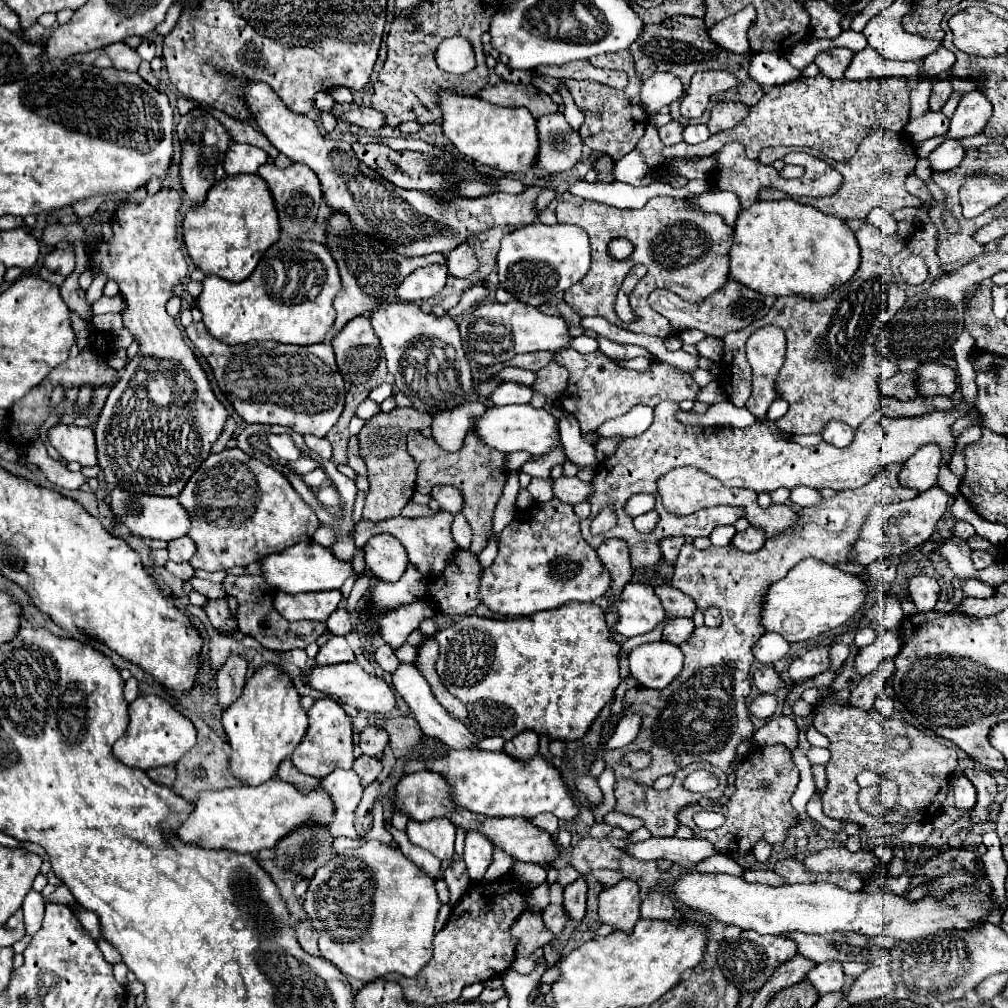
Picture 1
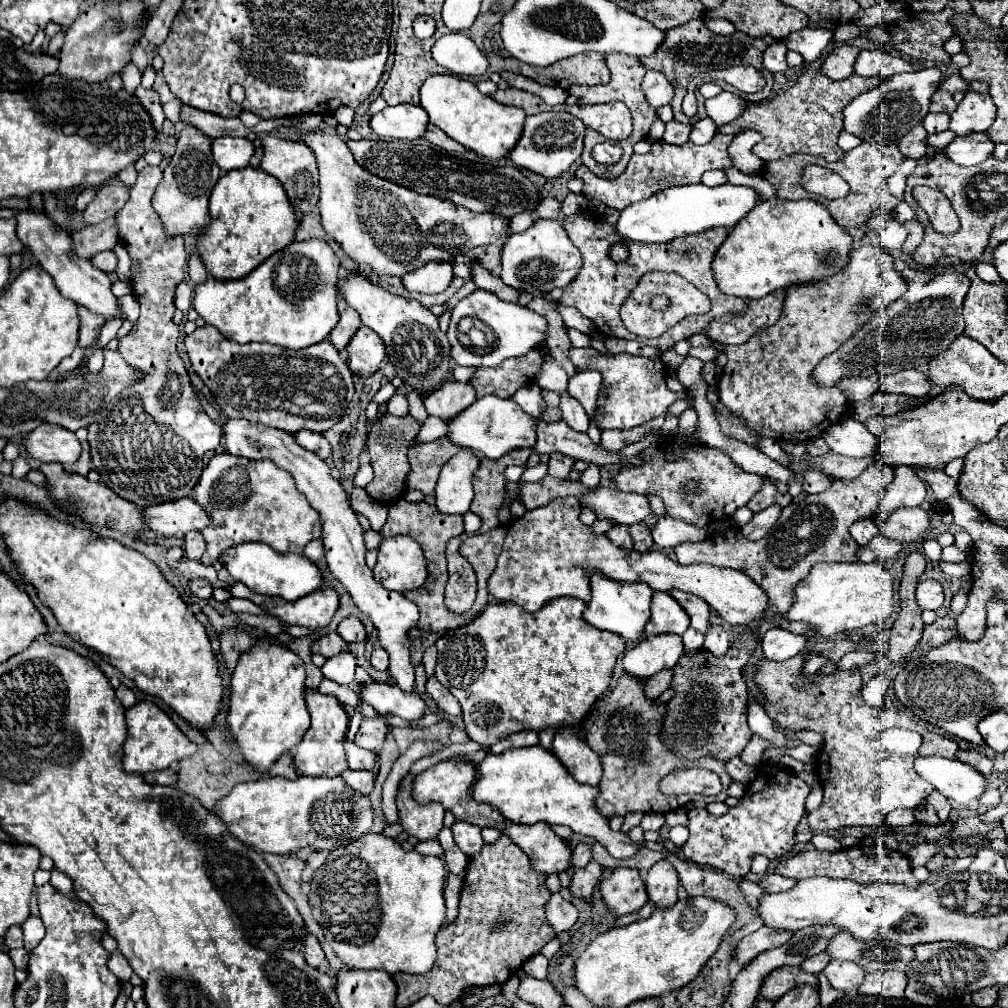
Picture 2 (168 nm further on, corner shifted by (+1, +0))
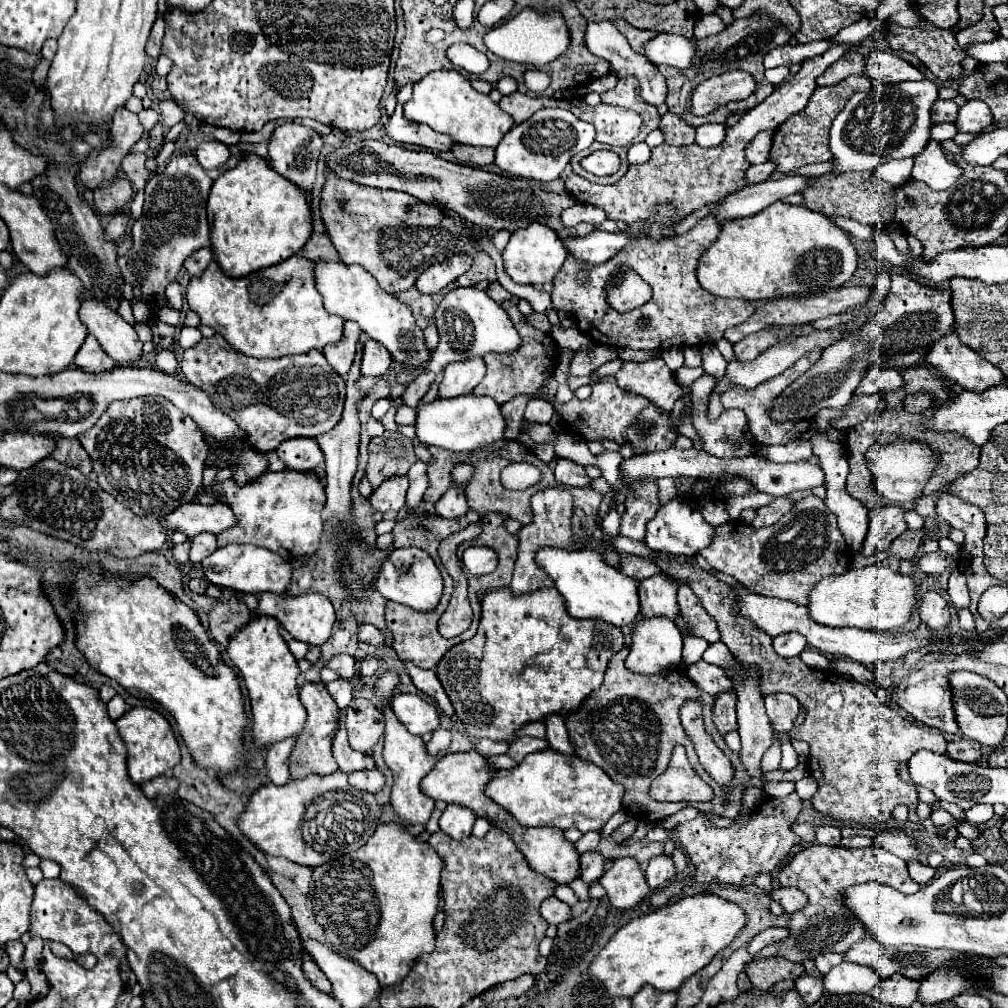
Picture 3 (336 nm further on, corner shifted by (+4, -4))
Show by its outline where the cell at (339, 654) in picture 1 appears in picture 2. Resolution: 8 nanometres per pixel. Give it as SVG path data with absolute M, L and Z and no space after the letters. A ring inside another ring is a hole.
M342 652L326 660L326 664L320 668L322 674L338 684L348 686L354 680L354 670L356 670L356 658L352 652Z

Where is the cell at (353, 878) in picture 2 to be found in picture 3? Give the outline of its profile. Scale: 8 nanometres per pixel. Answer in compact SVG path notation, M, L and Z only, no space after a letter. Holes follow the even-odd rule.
M395 822L379 824L375 834L359 850L313 868L309 896L313 900L315 918L325 928L331 948L341 956L355 960L365 970L373 972L381 988L401 984L415 960L421 954L433 952L435 948L431 922L437 914L439 904L441 870L441 856L427 842L419 840L405 826Z

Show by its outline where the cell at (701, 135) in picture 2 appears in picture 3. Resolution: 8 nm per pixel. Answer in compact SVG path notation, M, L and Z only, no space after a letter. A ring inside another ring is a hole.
M703 124L697 128L695 142L699 146L711 148L711 146L719 146L723 138L725 138L725 124Z

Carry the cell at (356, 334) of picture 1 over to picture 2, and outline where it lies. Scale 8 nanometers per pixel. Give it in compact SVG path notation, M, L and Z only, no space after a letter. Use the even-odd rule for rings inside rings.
M362 326L352 336L352 342L346 350L346 364L356 376L372 376L378 372L380 364L384 362L384 342L374 334L374 330L368 330L368 326Z

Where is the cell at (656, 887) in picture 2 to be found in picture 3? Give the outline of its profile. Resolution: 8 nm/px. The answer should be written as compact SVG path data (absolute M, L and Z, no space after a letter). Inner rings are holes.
M661 854L659 858L651 858L645 868L645 878L651 890L665 888L675 878L675 864L671 856Z

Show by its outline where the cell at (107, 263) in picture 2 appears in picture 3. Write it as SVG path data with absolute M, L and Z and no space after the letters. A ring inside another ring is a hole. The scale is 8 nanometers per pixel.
M191 152L173 158L161 174L155 174L145 186L143 216L131 228L133 244L127 254L119 256L123 278L139 288L145 300L161 298L167 284L173 282L183 268L183 262L197 248L209 246L209 222L205 214L207 194L213 180L197 164Z

